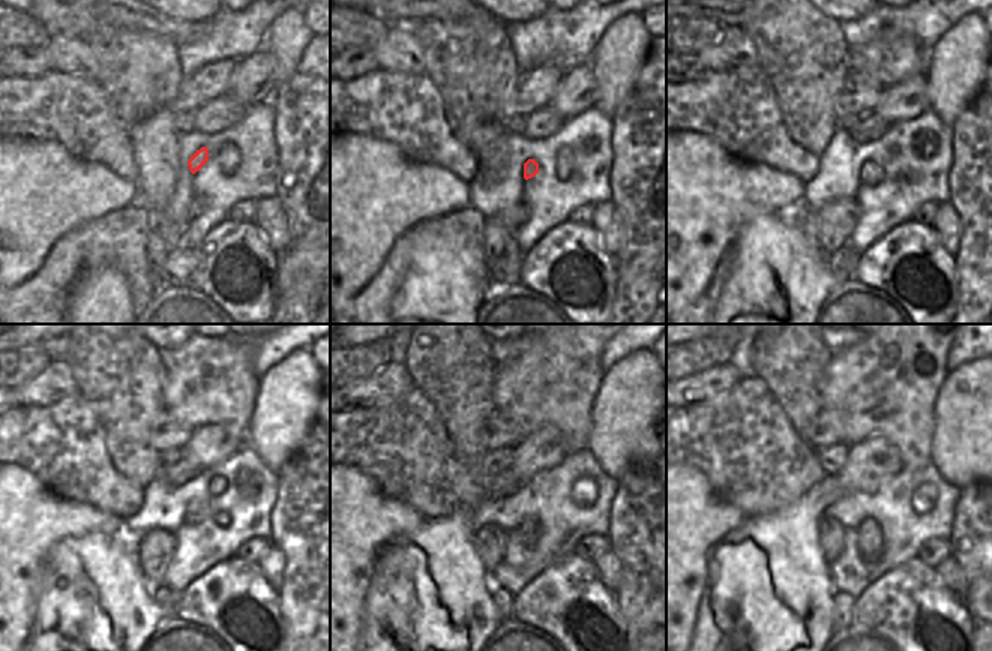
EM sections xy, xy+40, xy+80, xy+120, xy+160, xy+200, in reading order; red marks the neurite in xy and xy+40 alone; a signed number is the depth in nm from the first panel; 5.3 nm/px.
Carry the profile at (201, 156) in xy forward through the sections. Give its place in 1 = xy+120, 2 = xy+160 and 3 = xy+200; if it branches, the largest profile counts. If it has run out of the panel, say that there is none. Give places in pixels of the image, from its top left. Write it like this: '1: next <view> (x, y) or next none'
1: next xy+120 (197, 510)
2: next xy+160 (529, 528)
3: next xy+200 (869, 539)

